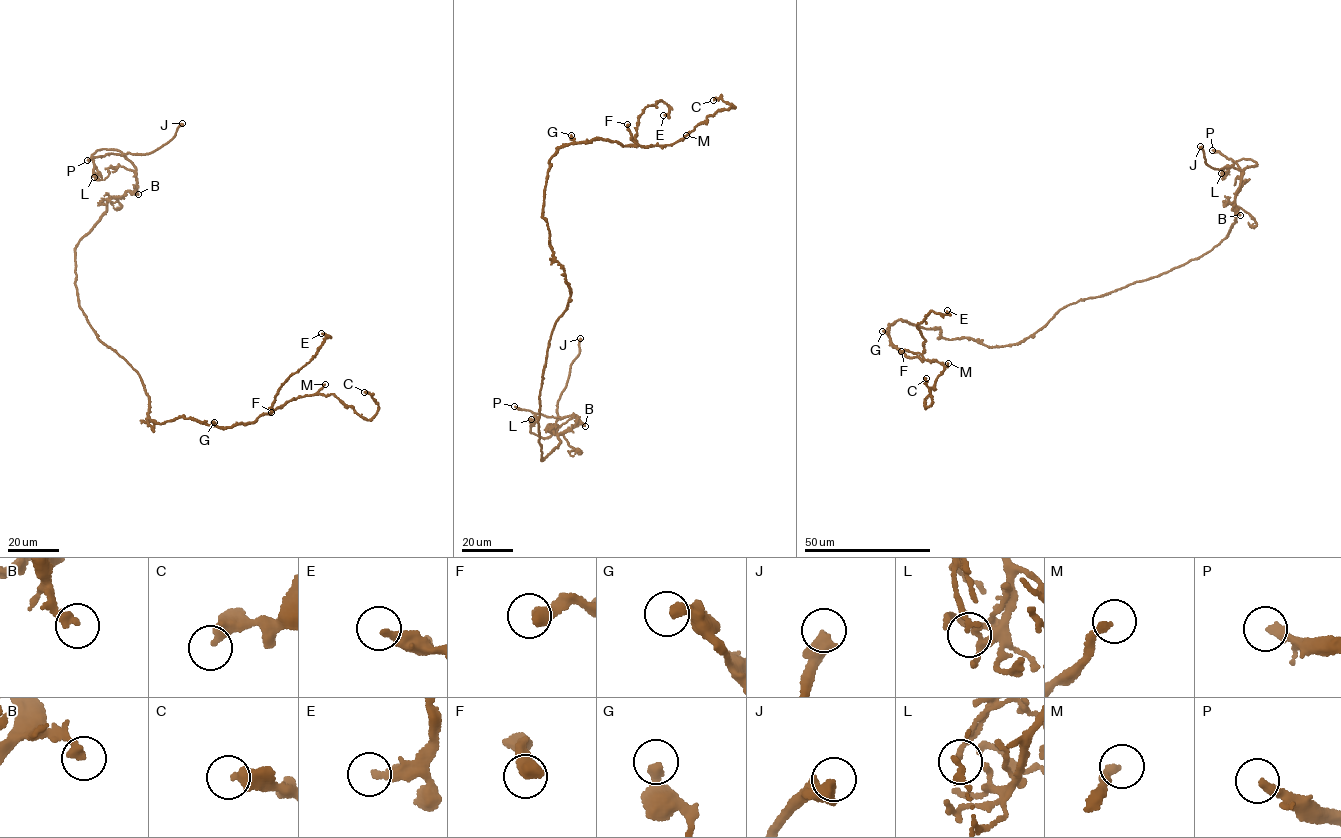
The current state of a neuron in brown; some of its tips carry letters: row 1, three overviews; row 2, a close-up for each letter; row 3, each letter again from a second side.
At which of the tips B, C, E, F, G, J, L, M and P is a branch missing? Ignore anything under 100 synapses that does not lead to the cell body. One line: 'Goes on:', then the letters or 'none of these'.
Goes on: J, M

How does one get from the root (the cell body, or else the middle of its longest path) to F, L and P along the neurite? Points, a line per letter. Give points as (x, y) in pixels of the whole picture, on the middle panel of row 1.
F: (567, 307), (571, 292), (543, 216), (549, 160), (559, 148), (592, 139), (636, 145), (627, 124)
L: (567, 307), (542, 375), (540, 459), (579, 421), (561, 418), (542, 438), (531, 419)
P: (567, 307), (542, 375), (540, 459), (577, 425), (573, 413), (514, 406)

